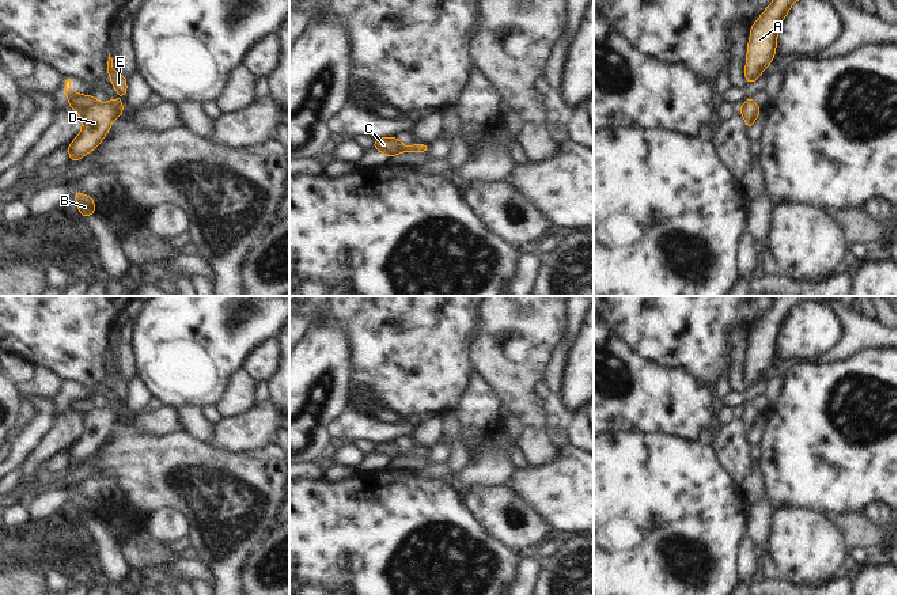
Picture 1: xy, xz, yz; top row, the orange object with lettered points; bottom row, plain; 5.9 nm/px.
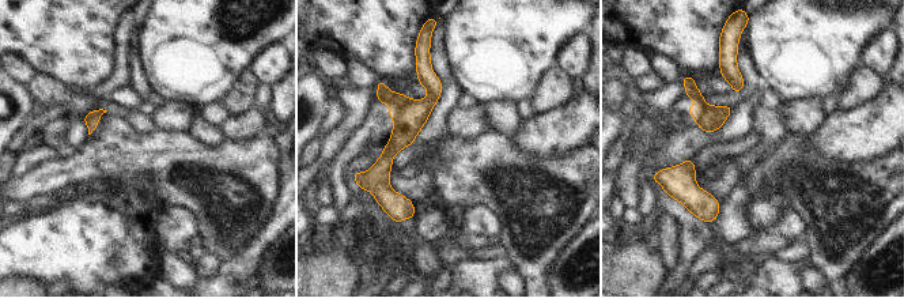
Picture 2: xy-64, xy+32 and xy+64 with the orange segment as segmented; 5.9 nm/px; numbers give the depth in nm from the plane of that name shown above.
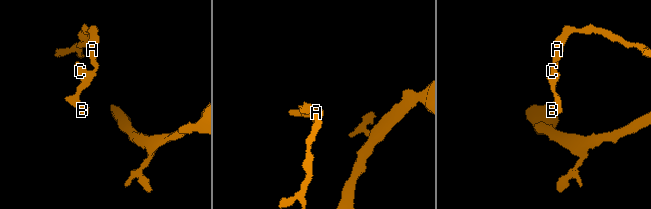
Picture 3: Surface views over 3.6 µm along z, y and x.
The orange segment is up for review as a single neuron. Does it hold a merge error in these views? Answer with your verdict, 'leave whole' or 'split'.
leave whole

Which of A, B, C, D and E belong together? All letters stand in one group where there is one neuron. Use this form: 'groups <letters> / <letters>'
groups A B C D E

